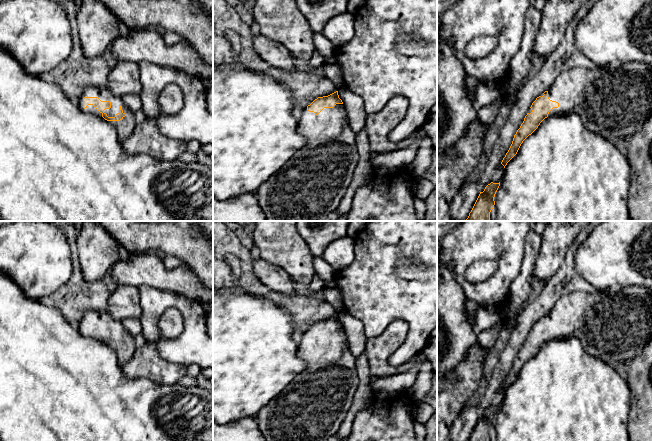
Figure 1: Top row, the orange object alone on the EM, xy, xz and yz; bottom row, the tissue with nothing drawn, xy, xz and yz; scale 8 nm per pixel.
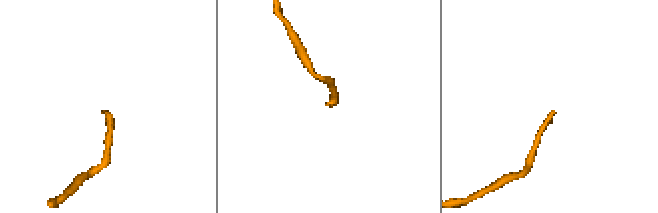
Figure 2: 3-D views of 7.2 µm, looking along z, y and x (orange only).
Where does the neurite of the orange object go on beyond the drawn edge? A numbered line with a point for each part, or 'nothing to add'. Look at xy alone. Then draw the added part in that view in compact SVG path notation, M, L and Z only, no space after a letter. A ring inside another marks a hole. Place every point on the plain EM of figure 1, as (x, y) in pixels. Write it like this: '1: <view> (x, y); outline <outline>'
1: xy (125, 351); outline M90 310L85 313L84 317L78 323L78 330L83 336L102 341L102 337L100 337L93 329L88 329L85 333L83 332L84 321L98 321L101 325L110 325L111 332L104 334L104 337L106 337L108 341L115 341L120 333L123 334L123 337L125 337L126 340L123 341L122 344L110 345L117 355L120 366L127 363L133 357L136 350L135 338L124 328L121 321L114 320L107 310Z

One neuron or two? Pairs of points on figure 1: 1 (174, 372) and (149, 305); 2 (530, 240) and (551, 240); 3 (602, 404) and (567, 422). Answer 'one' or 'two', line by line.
1: two
2: two
3: one

